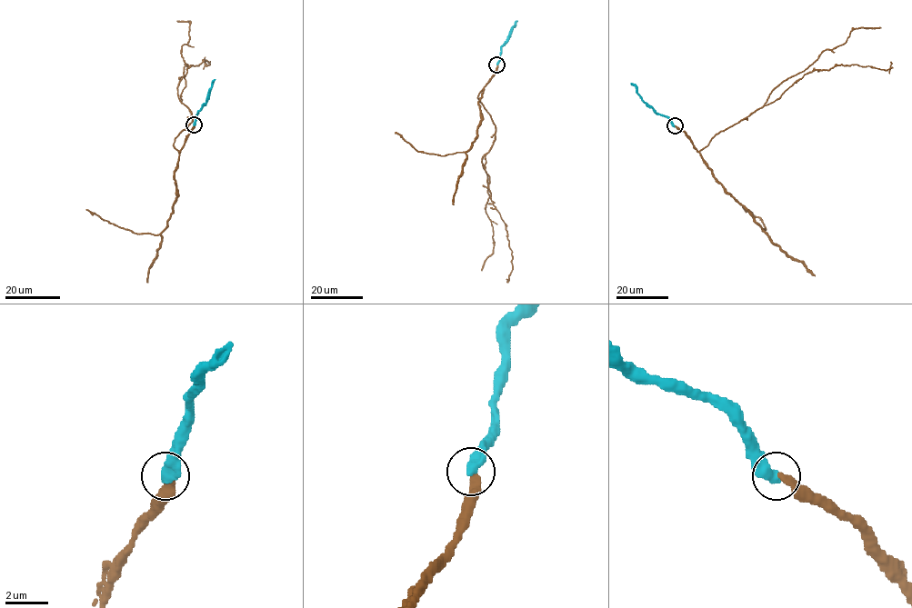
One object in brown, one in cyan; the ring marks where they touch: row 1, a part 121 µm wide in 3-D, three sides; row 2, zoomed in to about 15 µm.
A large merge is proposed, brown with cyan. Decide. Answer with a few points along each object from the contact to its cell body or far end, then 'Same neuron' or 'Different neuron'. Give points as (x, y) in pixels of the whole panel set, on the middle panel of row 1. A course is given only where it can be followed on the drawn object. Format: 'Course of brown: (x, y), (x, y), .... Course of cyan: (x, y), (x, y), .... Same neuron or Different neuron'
Course of brown: (497, 64), (477, 97), (496, 129), (481, 163), (494, 241), (481, 270). Course of cyan: (496, 64), (501, 47), (517, 21). Same neuron

